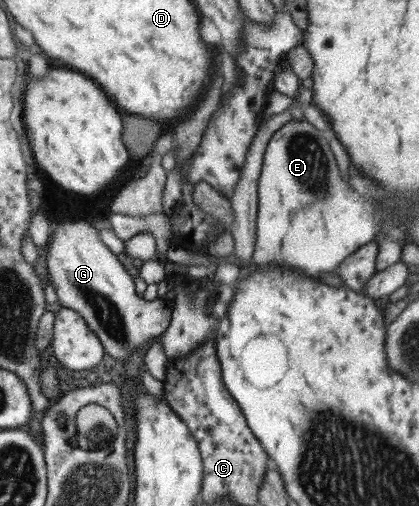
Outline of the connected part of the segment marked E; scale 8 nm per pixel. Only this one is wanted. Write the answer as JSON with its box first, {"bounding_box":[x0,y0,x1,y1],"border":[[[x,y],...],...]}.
{"bounding_box":[251,119,382,281],"border":[[[292,119],[286,124],[282,124],[274,134],[269,138],[267,145],[265,146],[263,157],[261,160],[261,169],[259,172],[259,178],[257,180],[257,215],[255,220],[255,247],[252,253],[251,262],[260,266],[267,267],[284,267],[285,269],[292,269],[298,271],[303,275],[306,275],[308,279],[313,281],[319,281],[318,276],[320,274],[330,274],[335,272],[335,268],[348,256],[351,252],[354,252],[358,247],[370,242],[377,235],[377,230],[382,226],[378,226],[372,215],[372,210],[368,208],[366,202],[362,200],[356,200],[354,196],[346,194],[350,192],[348,183],[342,181],[340,174],[338,173],[338,167],[336,167],[336,161],[332,156],[332,152],[328,147],[329,137],[326,133],[317,130],[310,123],[302,120]]]}

